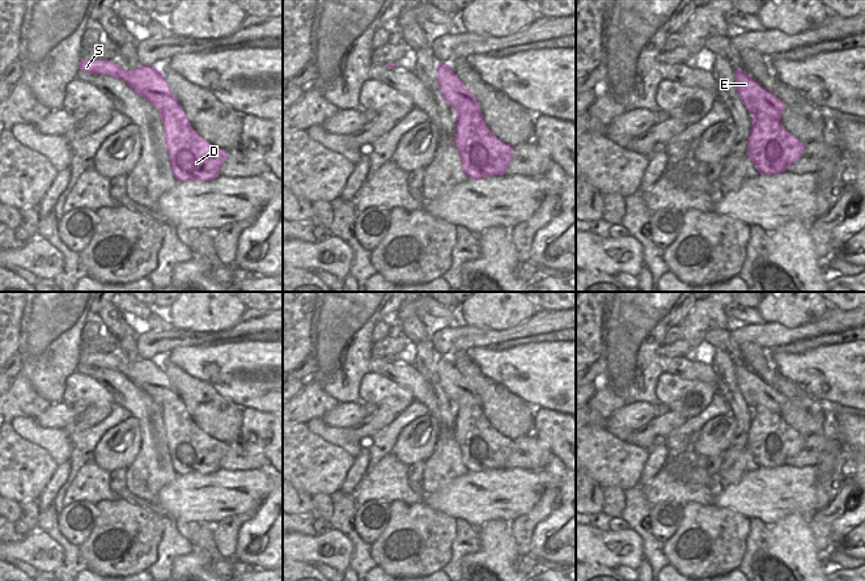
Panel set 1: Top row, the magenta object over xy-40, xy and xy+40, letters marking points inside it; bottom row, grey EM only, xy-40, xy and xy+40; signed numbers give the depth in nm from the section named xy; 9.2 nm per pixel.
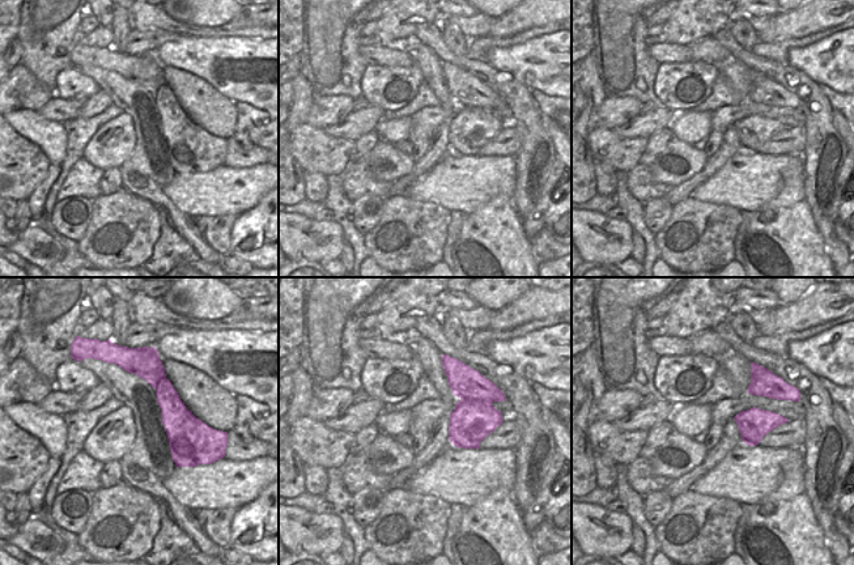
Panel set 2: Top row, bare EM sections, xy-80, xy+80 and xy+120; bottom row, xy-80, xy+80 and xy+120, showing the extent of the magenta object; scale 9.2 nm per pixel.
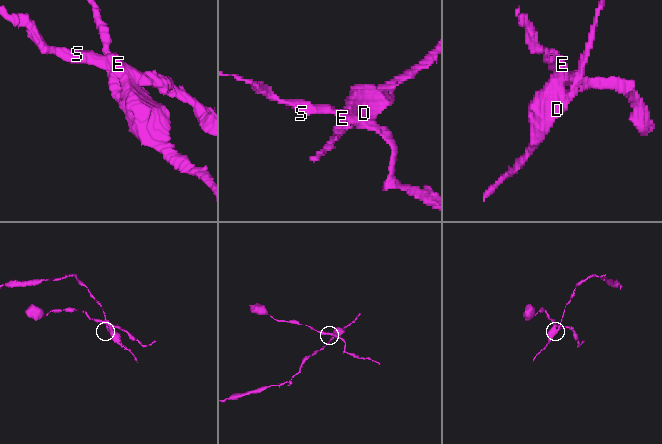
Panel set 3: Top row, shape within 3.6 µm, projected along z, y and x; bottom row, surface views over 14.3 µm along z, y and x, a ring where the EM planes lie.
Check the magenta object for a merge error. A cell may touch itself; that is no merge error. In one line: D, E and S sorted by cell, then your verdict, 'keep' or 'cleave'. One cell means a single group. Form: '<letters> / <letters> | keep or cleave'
D / E S | cleave

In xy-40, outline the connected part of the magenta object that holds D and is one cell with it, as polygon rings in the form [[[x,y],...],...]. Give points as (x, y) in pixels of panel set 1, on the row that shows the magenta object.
[[[181,105],[164,107],[160,116],[175,179],[212,181],[220,177],[228,152],[199,136]]]

